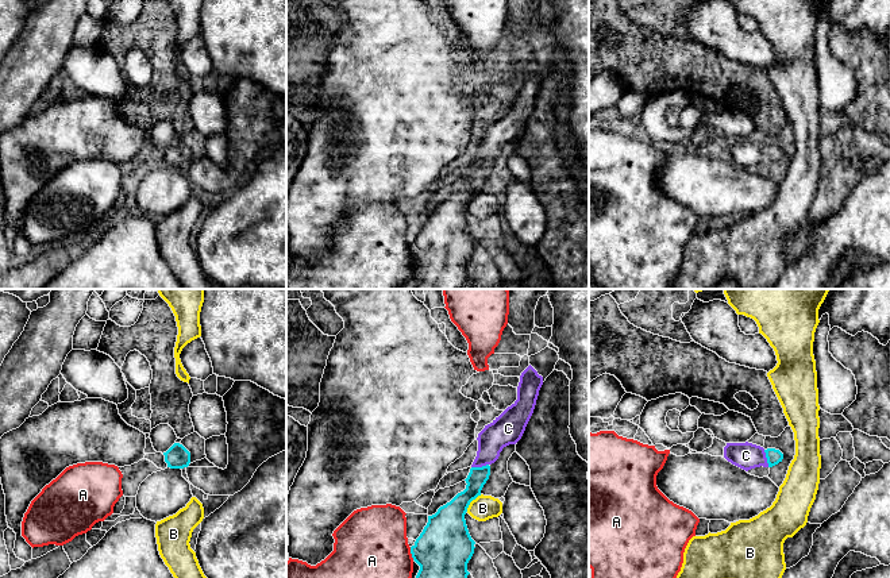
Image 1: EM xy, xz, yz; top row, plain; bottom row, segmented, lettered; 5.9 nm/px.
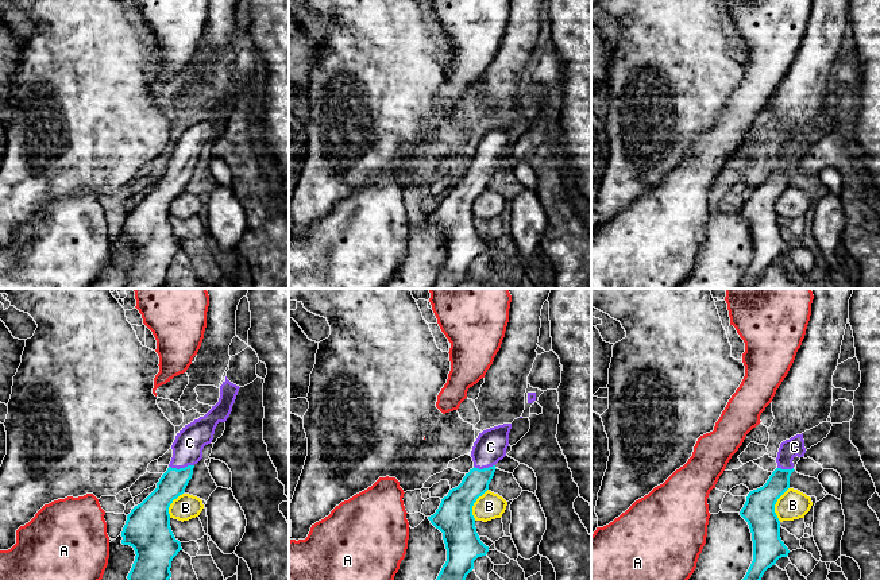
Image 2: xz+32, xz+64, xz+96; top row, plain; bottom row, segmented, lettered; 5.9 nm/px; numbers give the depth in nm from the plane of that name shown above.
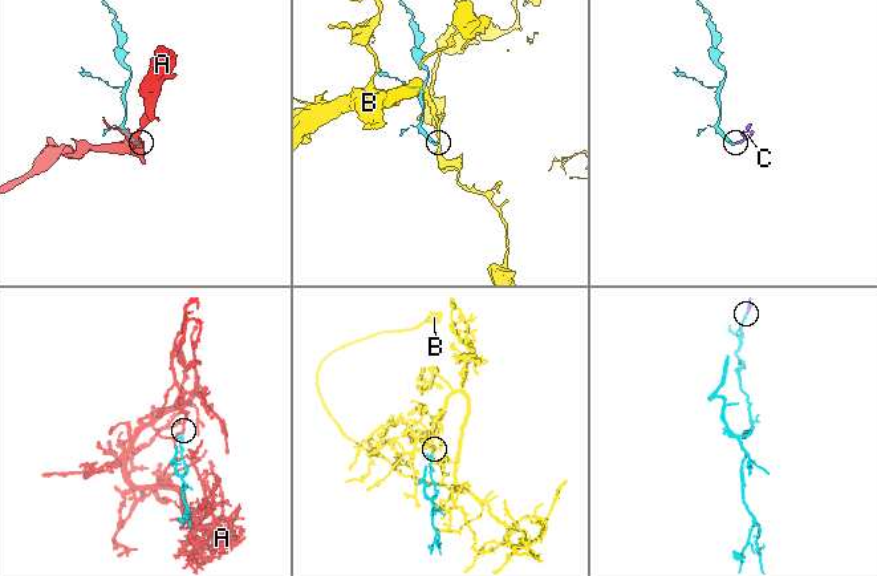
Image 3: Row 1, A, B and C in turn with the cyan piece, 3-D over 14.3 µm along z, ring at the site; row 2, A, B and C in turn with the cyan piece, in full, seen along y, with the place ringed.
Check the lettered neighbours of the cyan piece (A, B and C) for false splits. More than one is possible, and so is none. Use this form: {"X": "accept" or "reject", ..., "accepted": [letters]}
{"A": "reject", "B": "reject", "C": "accept", "accepted": ["C"]}

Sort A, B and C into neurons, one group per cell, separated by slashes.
A / B / C

